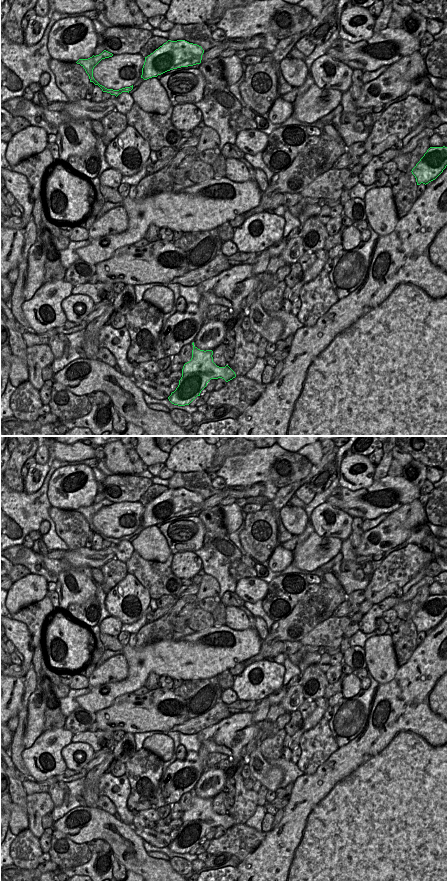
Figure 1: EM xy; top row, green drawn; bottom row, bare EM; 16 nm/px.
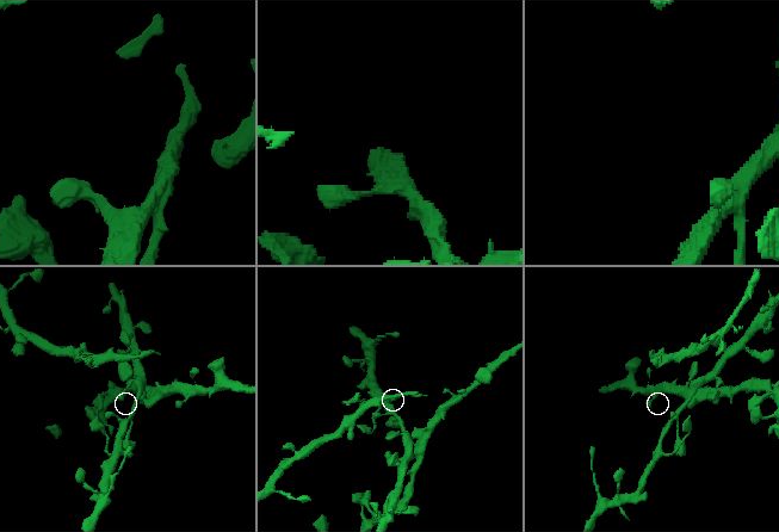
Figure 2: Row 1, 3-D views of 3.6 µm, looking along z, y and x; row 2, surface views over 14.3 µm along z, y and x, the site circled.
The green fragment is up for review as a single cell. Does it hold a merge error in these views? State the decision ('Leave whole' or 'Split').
Split.

